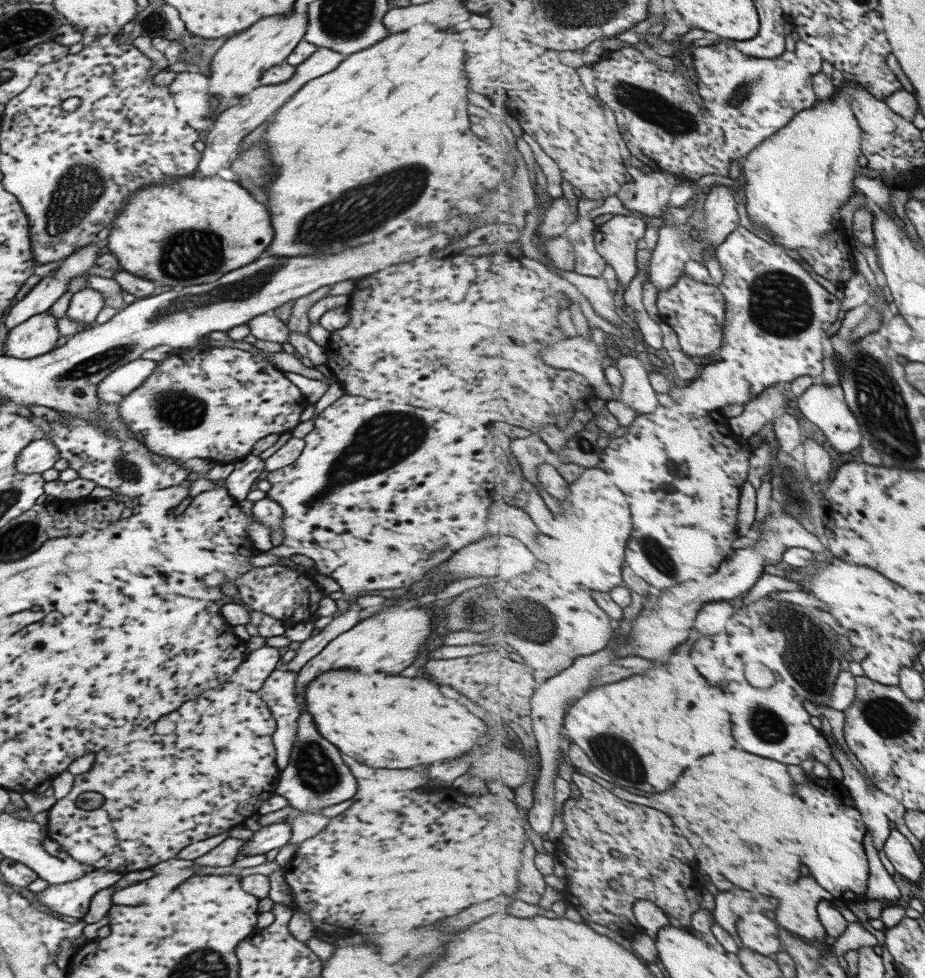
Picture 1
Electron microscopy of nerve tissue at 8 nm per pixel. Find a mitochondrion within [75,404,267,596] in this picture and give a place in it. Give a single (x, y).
(130, 472)

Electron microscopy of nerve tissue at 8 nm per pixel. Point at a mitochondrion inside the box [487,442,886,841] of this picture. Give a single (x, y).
(807, 655)

